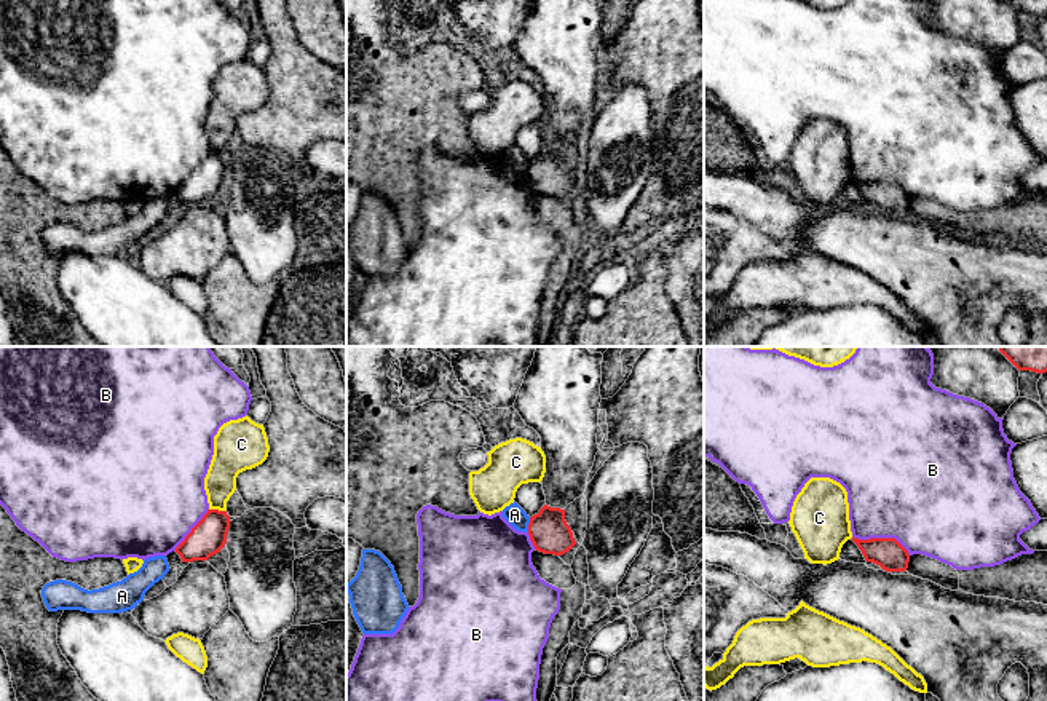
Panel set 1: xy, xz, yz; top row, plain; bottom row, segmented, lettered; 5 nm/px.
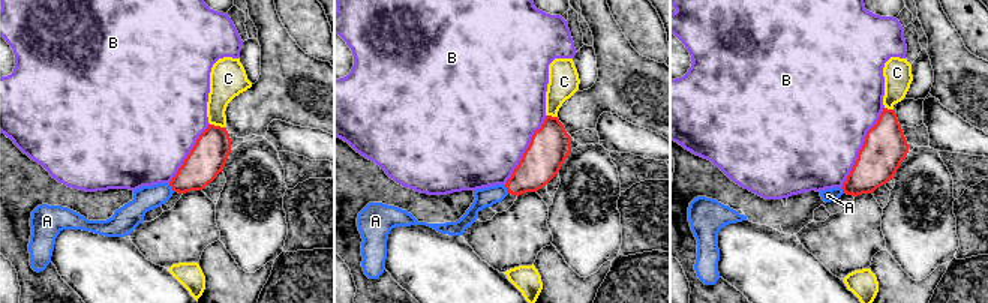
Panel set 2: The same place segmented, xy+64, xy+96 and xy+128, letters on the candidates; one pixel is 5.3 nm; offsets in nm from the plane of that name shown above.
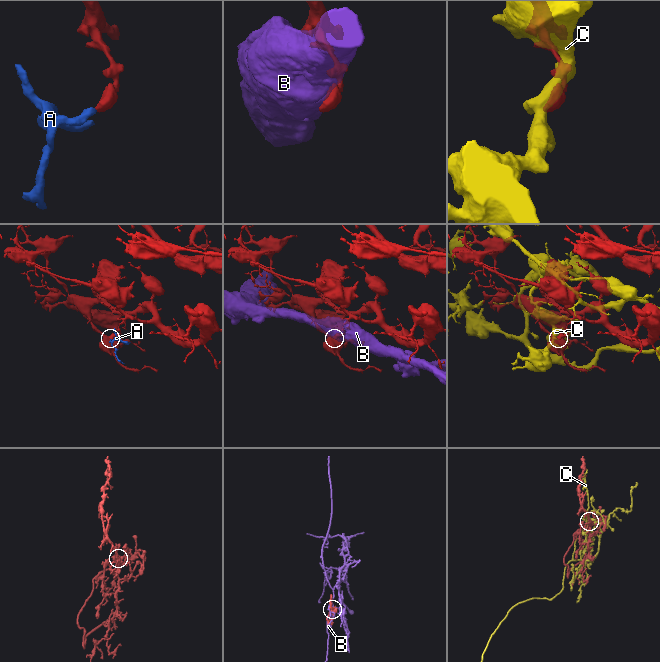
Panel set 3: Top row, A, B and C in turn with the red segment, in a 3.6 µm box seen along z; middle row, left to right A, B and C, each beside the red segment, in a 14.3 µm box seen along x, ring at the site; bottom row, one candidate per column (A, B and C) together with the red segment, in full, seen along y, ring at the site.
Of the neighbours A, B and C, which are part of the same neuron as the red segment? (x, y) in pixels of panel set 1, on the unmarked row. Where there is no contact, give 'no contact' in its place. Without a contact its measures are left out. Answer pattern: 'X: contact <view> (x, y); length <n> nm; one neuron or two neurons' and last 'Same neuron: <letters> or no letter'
A: contact xz (529, 166); length 70 nm; two neurons
B: contact yz (881, 181); length 320 nm; two neurons
C: contact xy (217, 152); length 90 nm; two neurons
Same neuron: no letter

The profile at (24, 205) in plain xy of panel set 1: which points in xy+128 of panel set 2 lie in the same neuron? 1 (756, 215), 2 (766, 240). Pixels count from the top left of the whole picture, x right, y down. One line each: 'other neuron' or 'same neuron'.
1: same neuron
2: other neuron

